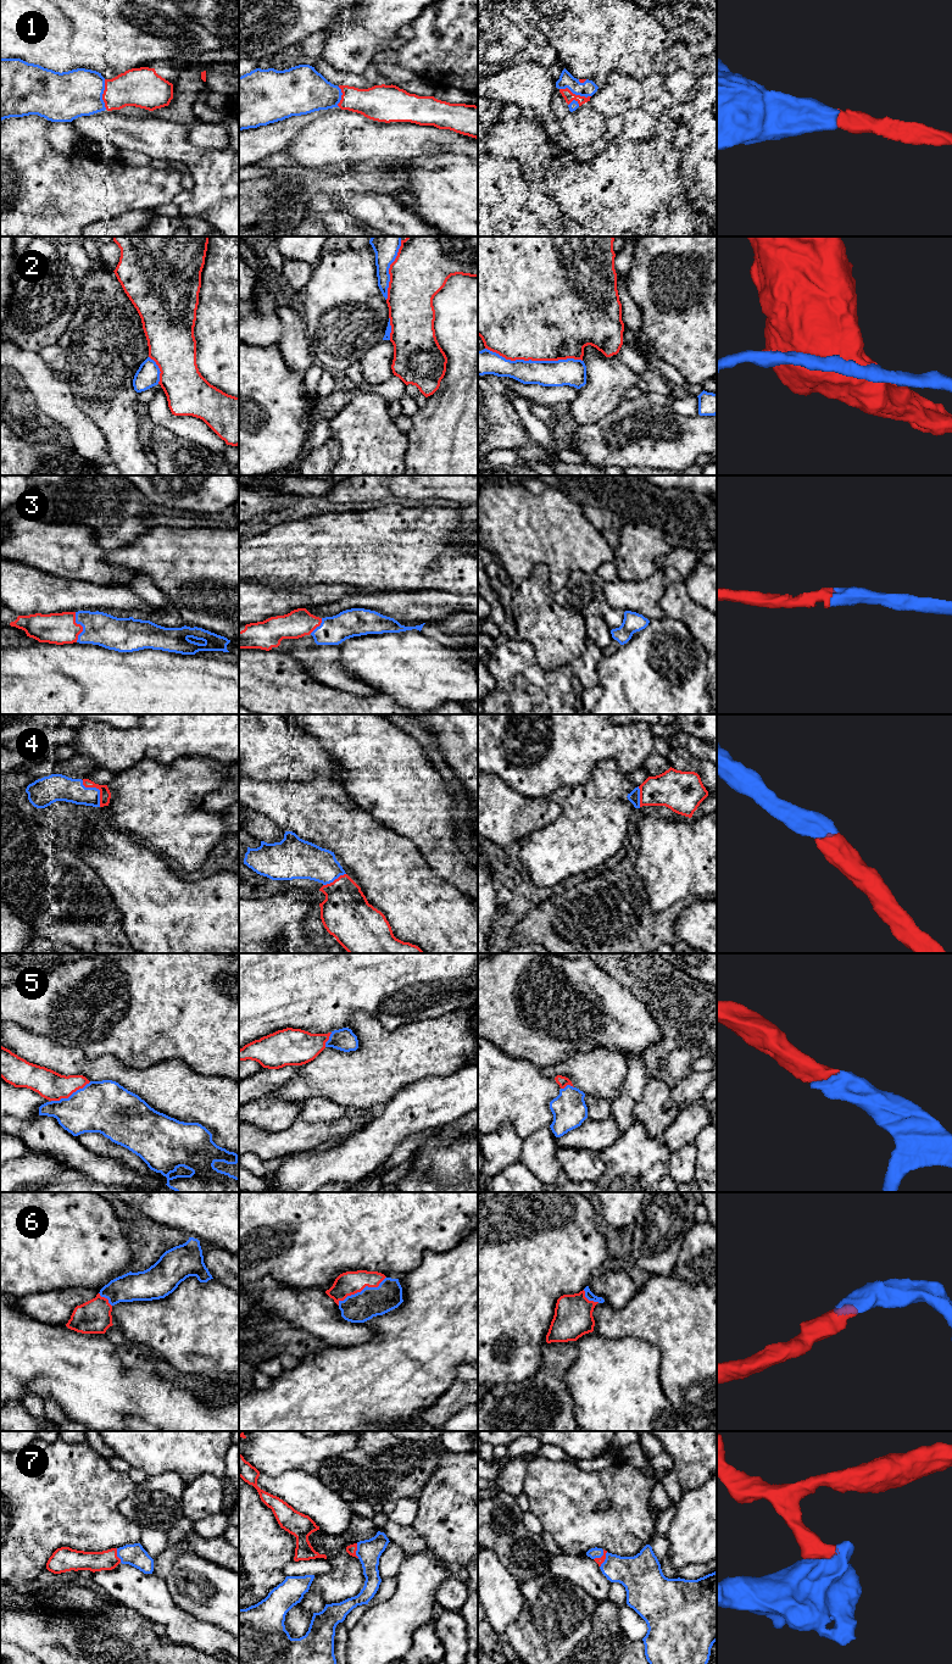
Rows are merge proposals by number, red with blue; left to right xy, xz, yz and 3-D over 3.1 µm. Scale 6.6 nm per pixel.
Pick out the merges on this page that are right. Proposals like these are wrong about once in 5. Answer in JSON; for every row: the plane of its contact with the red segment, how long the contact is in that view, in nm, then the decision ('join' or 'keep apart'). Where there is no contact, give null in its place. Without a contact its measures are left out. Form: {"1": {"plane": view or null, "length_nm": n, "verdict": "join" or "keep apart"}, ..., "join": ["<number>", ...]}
{"1": {"plane": "yz", "length_nm": 220, "verdict": "join"}, "2": {"plane": "yz", "length_nm": 650, "verdict": "keep apart"}, "3": {"plane": "xy", "length_nm": 200, "verdict": "join"}, "4": {"plane": "xy", "length_nm": 220, "verdict": "join"}, "5": {"plane": "xy", "length_nm": 300, "verdict": "join"}, "6": {"plane": "xz", "length_nm": 380, "verdict": "join"}, "7": {"plane": "xy", "length_nm": 100, "verdict": "join"}, "join": ["1", "3", "4", "5", "6", "7"]}

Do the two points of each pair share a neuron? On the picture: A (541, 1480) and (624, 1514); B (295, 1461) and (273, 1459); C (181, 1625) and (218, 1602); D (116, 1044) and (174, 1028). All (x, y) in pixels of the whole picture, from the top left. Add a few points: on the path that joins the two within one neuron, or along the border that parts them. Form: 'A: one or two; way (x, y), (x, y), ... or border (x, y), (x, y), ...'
A: one; way (562, 1498), (580, 1517), (603, 1517)
B: one; way (290, 1459), (278, 1459)
C: two; border (172, 1598), (177, 1606), (190, 1614), (221, 1628)
D: one; way (131, 1029), (160, 1028)

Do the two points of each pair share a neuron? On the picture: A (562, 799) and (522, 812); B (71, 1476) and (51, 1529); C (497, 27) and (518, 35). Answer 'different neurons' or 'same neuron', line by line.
A: different neurons
B: same neuron
C: same neuron

